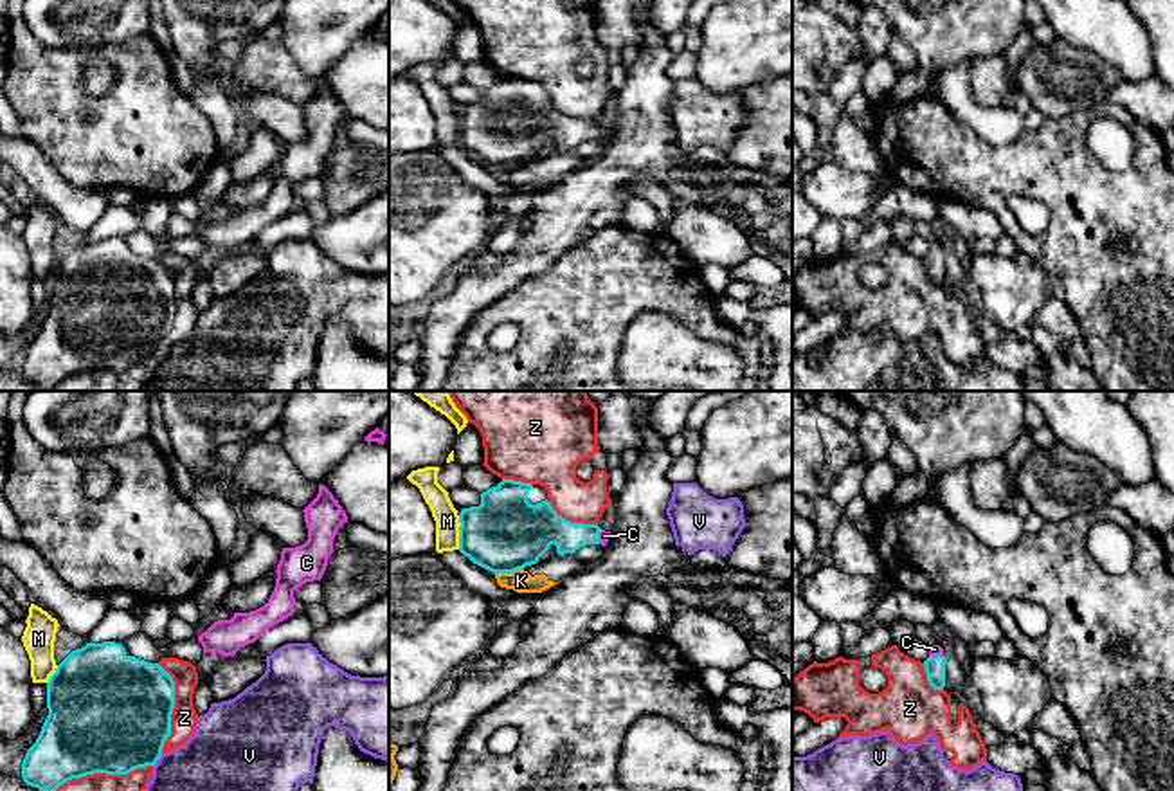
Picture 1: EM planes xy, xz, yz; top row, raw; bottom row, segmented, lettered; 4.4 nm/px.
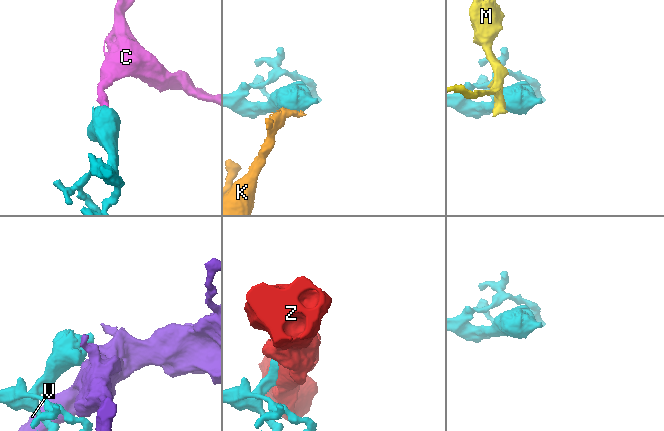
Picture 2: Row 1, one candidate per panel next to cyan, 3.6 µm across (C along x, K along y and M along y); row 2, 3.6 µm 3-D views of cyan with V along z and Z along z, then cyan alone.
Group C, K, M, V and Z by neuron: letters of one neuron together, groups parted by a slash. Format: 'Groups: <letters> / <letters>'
Groups: C / K M / V / Z

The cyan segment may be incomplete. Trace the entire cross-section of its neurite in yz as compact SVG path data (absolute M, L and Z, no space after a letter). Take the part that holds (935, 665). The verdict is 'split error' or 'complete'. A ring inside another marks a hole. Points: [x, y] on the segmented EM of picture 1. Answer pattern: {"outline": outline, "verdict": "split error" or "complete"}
{"outline": "M940 645L929 649L929 658L924 661L927 681L935 690L944 690L945 686L945 656Z", "verdict": "split error"}

